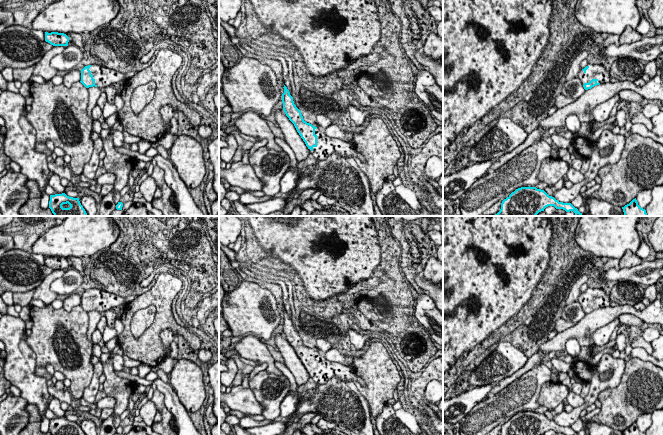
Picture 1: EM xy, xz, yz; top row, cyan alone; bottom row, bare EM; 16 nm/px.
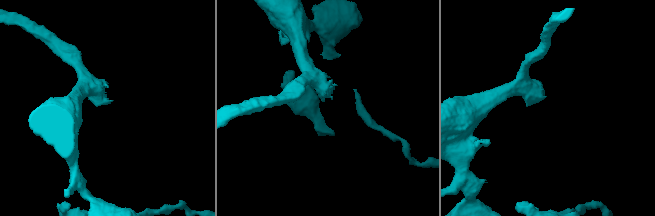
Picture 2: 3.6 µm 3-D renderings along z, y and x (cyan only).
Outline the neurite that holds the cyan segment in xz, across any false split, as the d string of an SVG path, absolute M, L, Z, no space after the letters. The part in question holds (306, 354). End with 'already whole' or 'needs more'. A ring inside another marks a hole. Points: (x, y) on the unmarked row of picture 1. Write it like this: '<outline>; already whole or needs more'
M284 309L284 317L282 318L283 334L289 344L294 348L297 356L305 366L310 377L317 384L325 384L331 378L339 378L343 381L356 381L363 387L366 387L364 380L355 375L354 370L350 366L345 366L338 362L327 360L324 355L307 347L296 331L293 321Z; needs more

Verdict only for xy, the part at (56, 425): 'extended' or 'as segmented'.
as segmented

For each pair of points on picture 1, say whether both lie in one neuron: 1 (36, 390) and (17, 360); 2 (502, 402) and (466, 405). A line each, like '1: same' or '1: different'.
1: same
2: different

